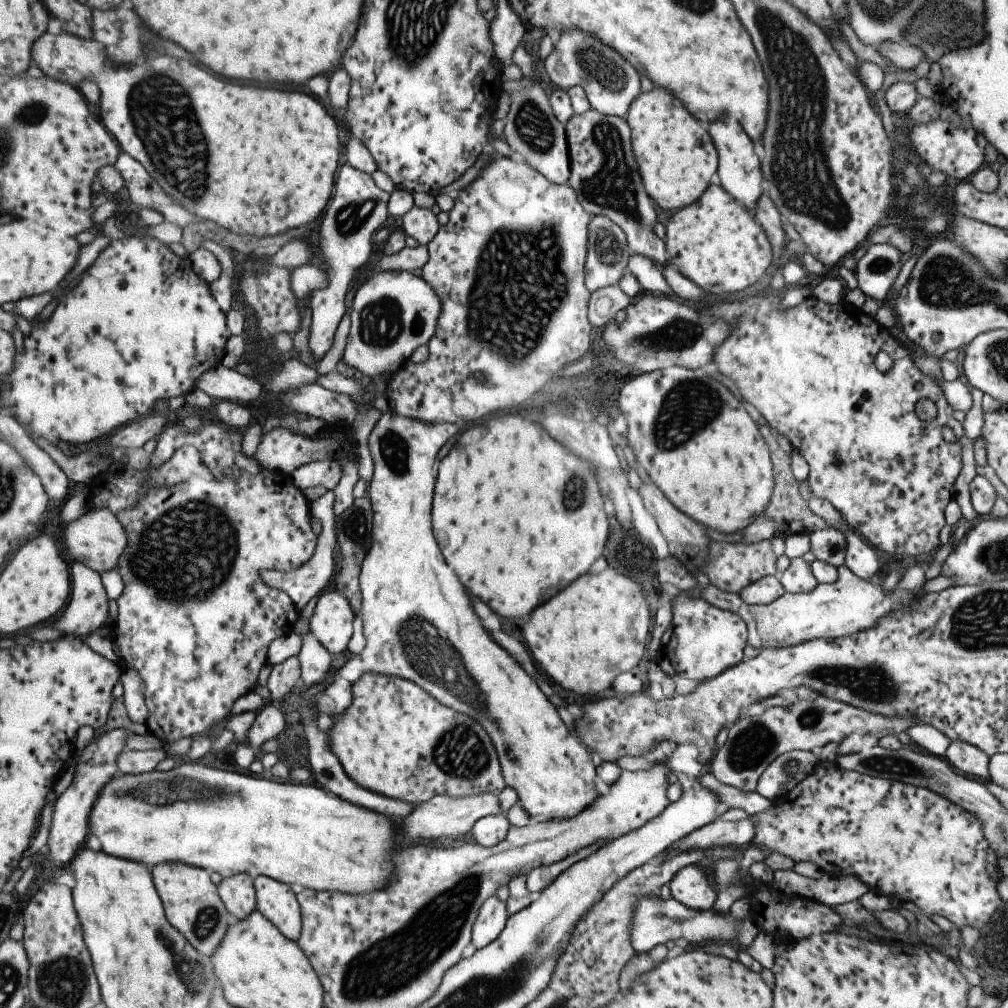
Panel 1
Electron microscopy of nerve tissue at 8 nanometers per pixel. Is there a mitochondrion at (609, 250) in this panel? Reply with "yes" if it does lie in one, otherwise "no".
yes

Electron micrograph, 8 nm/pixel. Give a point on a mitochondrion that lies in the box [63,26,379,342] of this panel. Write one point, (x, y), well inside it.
(176, 143)

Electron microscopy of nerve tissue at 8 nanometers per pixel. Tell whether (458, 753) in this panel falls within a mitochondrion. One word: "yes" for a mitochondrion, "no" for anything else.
yes

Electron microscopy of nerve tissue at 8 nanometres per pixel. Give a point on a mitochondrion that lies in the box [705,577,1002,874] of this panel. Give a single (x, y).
(876, 684)

